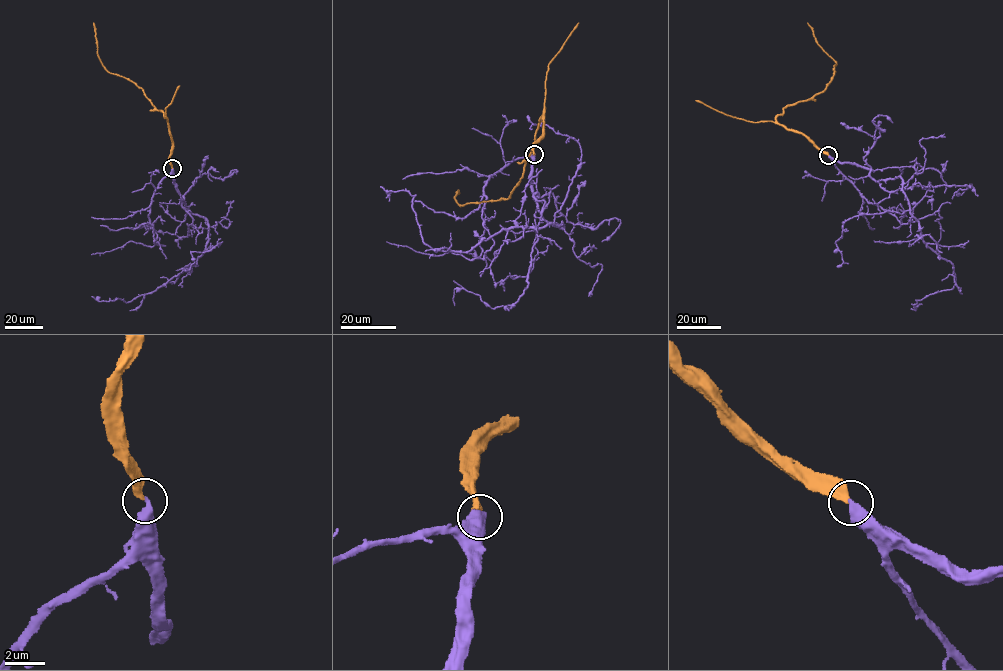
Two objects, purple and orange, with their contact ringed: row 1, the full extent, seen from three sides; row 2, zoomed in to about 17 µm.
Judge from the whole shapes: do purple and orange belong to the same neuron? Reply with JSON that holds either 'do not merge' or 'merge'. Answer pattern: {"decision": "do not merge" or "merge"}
{"decision": "do not merge"}

